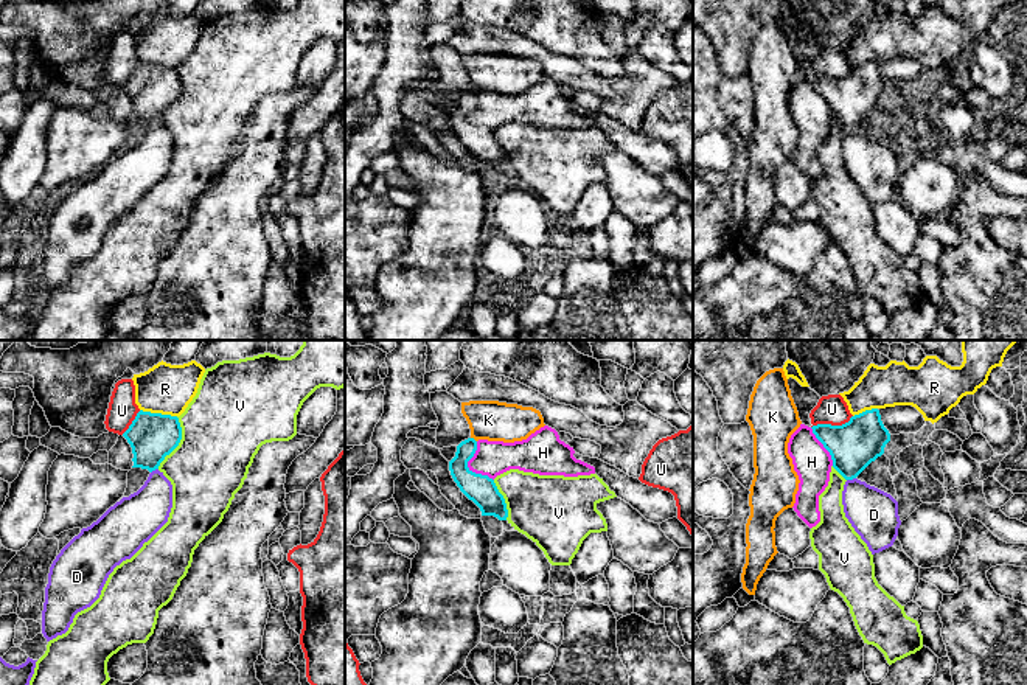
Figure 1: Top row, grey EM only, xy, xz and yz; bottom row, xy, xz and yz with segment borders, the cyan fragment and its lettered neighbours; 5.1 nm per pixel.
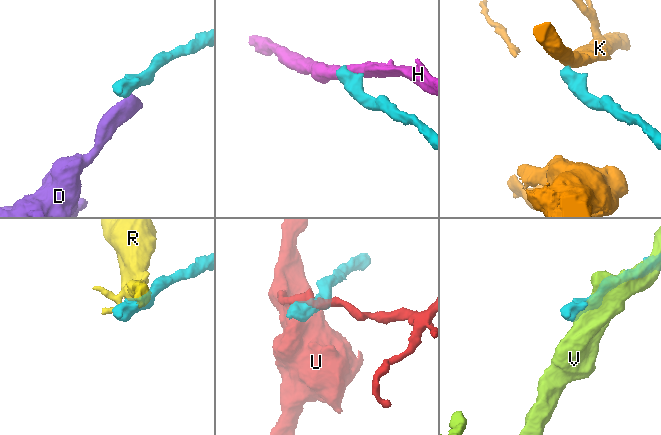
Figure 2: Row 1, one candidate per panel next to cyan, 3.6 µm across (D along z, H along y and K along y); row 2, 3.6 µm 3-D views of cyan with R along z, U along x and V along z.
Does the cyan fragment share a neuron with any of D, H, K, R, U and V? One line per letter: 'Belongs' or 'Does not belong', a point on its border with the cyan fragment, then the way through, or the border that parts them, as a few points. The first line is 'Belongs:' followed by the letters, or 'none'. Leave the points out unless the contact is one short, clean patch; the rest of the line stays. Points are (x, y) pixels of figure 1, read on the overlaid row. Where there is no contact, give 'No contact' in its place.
Belongs: none
D: Does not belong. Touches cyan at yz (850, 479). Boundary: yz (855, 477), (847, 480)
H: Does not belong. Touches cyan at xz (466, 466). Boundary: xz (476, 441), (468, 466), (493, 480)
K: Does not belong. Touches cyan at xz (474, 440). Boundary: xz (471, 437), (476, 441)
R: Does not belong. Touches cyan at xy (159, 413)
U: Does not belong. Touches cyan at yz (830, 424). Boundary: yz (852, 415), (841, 424), (814, 424), (811, 427)
V: Does not belong. Touches cyan at xy (179, 441)

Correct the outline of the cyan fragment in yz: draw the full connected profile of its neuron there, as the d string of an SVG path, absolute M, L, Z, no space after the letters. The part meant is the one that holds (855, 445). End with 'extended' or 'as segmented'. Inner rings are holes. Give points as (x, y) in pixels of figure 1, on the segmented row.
M878 409L865 410L842 426L817 424L813 433L830 452L833 468L845 478L856 478L872 461L884 454L890 433Z; as segmented

